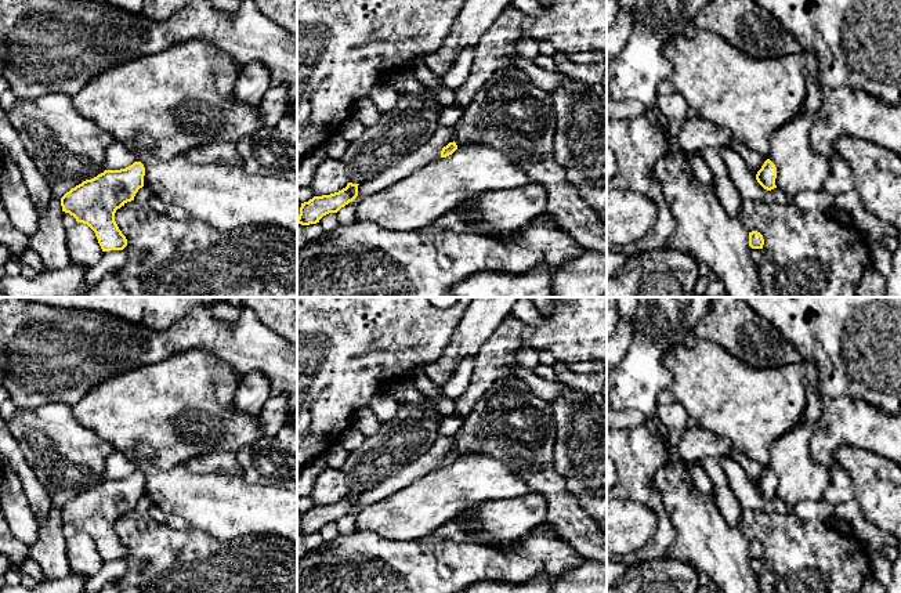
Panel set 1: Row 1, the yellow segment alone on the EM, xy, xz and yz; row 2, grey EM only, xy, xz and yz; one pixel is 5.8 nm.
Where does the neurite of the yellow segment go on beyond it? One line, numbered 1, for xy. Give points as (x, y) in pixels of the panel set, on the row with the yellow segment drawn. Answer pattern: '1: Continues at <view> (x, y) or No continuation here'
1: No continuation here

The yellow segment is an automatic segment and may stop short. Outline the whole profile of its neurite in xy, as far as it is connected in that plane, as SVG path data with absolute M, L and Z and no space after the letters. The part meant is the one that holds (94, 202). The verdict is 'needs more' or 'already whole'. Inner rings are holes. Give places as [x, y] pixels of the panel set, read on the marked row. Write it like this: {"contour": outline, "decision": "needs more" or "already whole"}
{"contour": "M141 162L120 170L105 170L72 188L61 198L62 211L87 224L102 252L123 250L127 239L115 221L115 213L144 187L145 167Z", "decision": "already whole"}

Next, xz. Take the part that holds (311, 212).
{"contour": "M348 182L347 187L339 192L314 196L308 202L301 203L297 224L316 224L323 216L337 213L358 196L358 185L359 184Z", "decision": "already whole"}

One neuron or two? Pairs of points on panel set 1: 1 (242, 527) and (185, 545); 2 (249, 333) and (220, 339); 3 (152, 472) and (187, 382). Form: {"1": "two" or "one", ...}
{"1": "two", "2": "one", "3": "two"}

